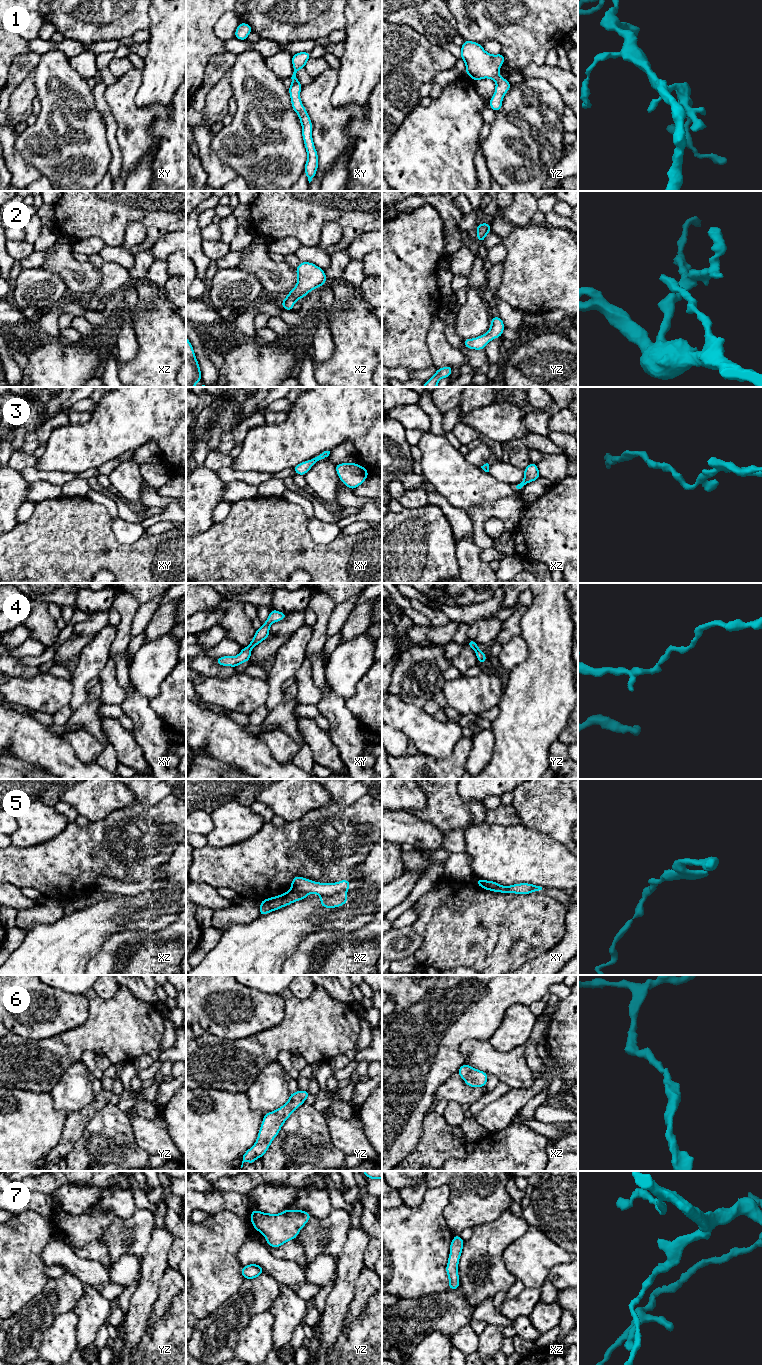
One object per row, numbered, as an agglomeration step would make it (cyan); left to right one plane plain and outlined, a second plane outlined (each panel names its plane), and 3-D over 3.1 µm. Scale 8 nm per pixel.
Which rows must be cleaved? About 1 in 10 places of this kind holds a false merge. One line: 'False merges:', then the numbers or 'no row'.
False merges: no row

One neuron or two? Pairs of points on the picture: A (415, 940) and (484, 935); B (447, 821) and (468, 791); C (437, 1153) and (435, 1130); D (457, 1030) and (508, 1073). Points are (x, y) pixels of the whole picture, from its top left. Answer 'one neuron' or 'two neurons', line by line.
A: two neurons
B: two neurons
C: one neuron
D: two neurons

